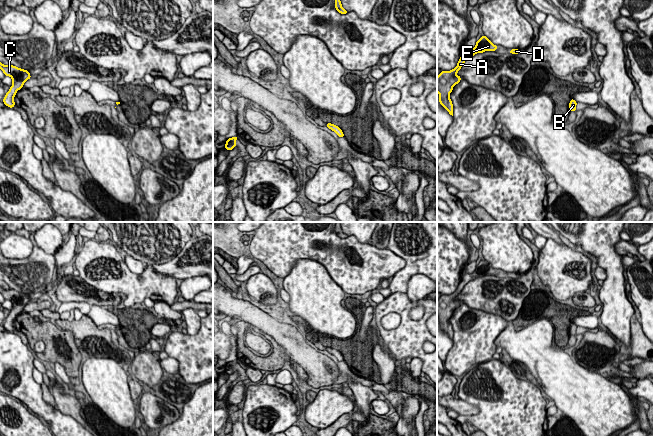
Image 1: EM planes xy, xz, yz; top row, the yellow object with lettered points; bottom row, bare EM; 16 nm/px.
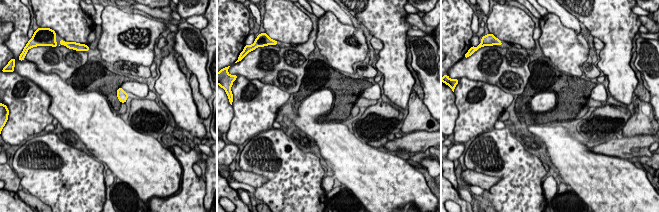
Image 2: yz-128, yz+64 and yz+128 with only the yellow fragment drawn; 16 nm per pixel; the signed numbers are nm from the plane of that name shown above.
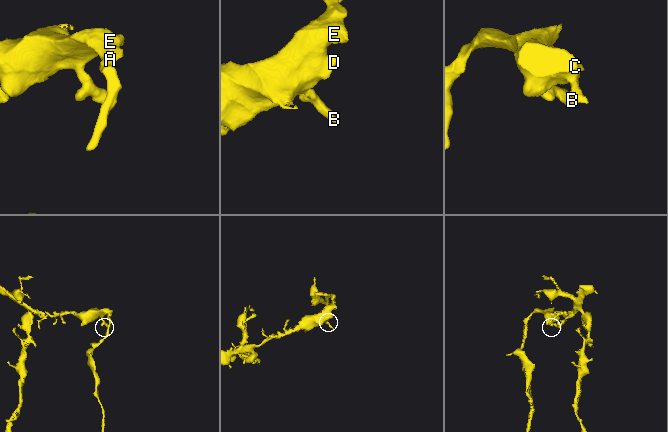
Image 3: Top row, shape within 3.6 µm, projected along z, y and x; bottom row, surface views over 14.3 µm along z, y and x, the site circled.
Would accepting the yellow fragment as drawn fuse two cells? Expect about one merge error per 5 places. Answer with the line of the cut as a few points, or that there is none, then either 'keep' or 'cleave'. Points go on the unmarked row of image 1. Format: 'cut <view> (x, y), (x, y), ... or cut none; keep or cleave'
cut none; keep

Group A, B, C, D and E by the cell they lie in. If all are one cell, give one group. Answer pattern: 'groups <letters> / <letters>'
groups A B C D E

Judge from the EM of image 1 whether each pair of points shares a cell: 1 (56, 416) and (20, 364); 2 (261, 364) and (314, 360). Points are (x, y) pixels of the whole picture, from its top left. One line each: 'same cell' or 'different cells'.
1: same cell
2: different cells

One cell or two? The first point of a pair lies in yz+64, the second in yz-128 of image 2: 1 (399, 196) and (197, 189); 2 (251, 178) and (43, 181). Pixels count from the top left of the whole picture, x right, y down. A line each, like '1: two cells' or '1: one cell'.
1: two cells
2: two cells

